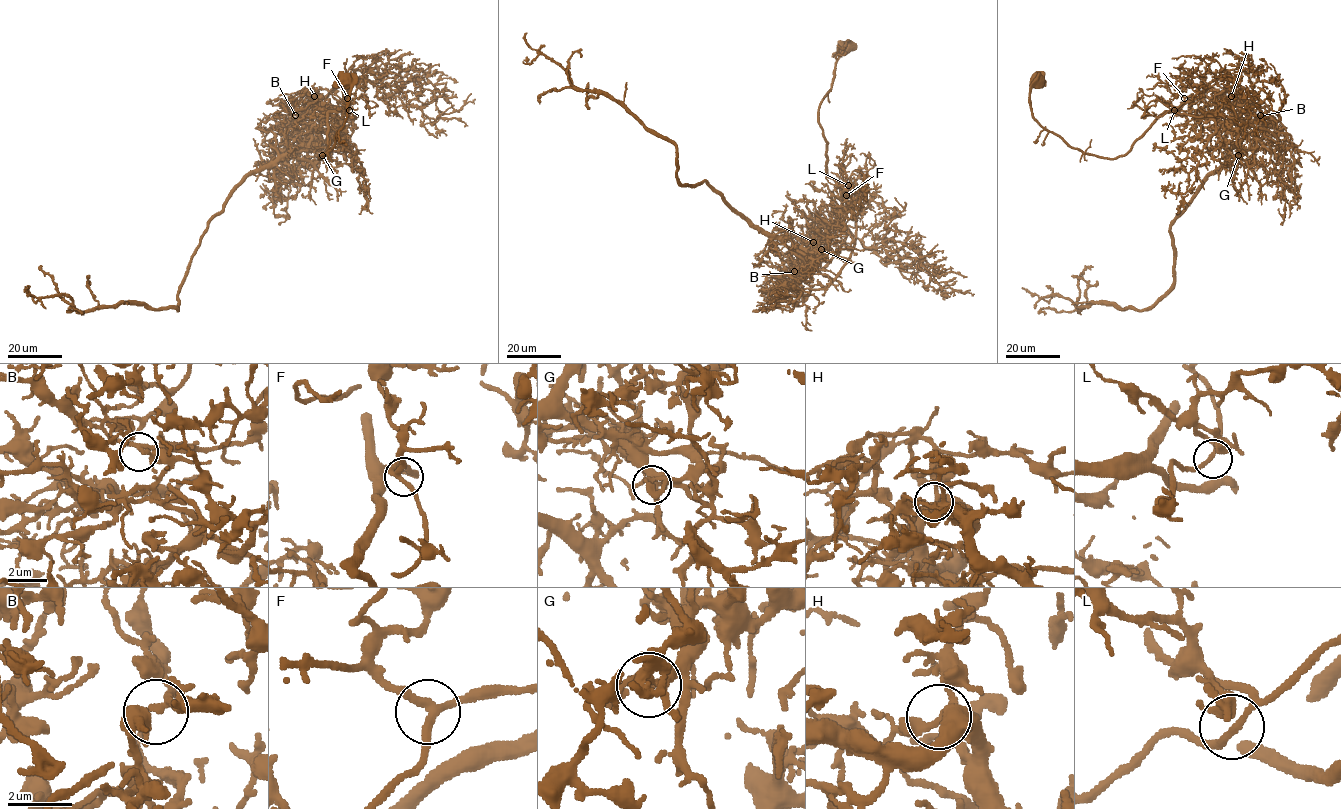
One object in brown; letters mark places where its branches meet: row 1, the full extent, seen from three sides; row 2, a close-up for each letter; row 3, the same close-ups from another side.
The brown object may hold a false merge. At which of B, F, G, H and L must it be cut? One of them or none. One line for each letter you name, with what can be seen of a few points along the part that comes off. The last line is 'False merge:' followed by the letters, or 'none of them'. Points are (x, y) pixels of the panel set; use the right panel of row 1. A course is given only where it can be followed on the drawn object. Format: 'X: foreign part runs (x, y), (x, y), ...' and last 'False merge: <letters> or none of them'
G: foreign part runs (1238, 155), (1235, 146), (1171, 225), (1173, 284), (1154, 304), (1079, 311), (1043, 298), (1045, 286)
False merge: G

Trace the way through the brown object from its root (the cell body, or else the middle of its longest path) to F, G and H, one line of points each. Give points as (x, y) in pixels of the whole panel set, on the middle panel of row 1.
F: (844, 49), (820, 105), (818, 124), (827, 142), (827, 174), (838, 185), (847, 211), (846, 195)
G: (844, 49), (818, 124), (848, 232), (819, 269), (800, 259), (821, 249)
H: (844, 49), (818, 124), (847, 236), (820, 269), (813, 242)

